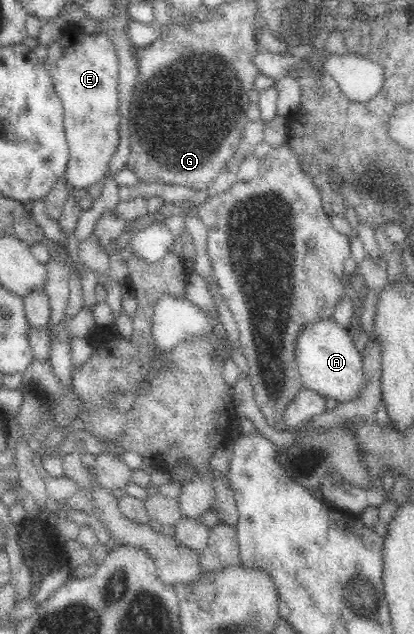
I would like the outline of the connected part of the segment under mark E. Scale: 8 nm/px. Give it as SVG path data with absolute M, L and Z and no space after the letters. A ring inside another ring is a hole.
M73 22L62 29L61 37L60 41L46 46L47 57L42 62L53 79L64 110L69 159L63 181L69 189L82 193L94 184L102 184L121 145L120 62L113 43L100 31L87 33Z

